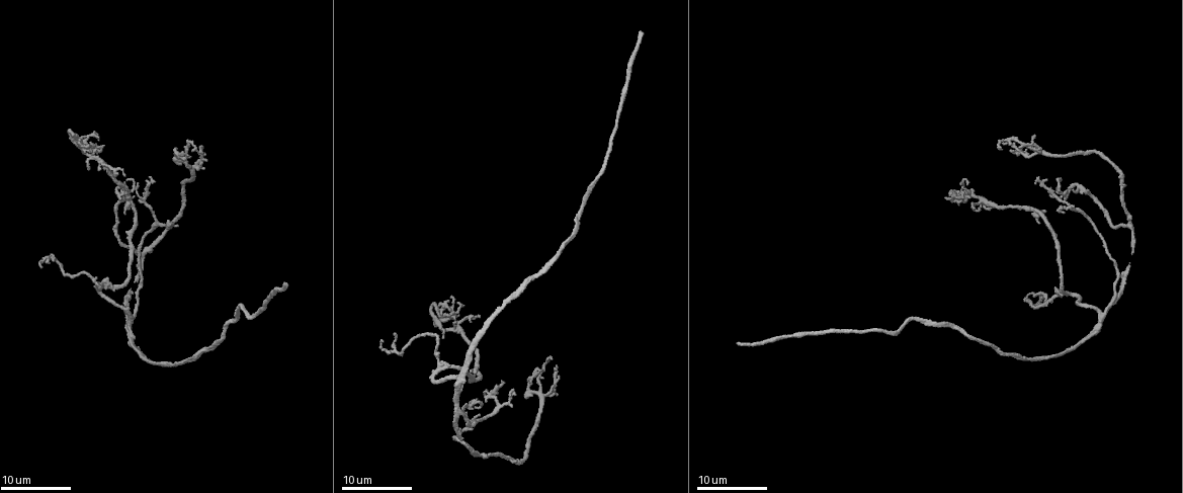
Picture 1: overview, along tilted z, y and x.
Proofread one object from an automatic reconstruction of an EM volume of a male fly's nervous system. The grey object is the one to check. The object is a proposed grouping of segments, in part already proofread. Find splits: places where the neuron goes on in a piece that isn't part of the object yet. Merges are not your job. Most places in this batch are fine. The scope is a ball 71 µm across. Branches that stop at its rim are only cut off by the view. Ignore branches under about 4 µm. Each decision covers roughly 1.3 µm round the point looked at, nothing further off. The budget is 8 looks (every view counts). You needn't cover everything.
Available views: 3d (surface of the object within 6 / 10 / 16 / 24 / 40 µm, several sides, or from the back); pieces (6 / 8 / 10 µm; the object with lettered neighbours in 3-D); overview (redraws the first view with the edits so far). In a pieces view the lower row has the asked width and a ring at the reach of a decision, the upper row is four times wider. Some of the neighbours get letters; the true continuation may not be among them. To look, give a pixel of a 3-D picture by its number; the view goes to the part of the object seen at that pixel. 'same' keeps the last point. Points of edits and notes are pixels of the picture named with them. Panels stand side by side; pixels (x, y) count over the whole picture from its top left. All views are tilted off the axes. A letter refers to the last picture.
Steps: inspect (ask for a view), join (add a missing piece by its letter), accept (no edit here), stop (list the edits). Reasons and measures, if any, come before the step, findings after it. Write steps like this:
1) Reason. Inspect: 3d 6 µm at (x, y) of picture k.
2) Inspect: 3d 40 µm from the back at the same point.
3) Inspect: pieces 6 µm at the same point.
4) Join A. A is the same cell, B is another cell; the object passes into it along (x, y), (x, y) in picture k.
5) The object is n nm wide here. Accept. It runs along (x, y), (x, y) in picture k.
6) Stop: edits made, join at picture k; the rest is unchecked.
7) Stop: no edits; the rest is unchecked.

Free end. Inspect: pieces 8 µm at (1060, 180) of picture 1.

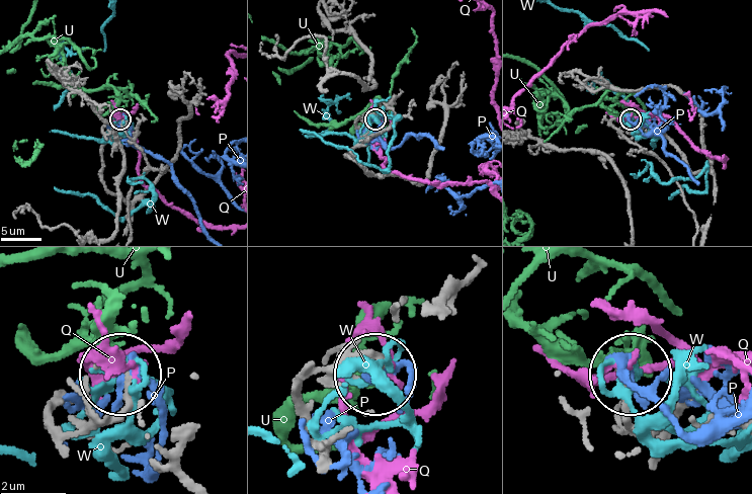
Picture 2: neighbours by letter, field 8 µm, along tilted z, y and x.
Accept. P, Q, U and W are other cells; none of them fits.

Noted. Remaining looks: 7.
Tapers out. Inspect: pieces 8 µm at (192, 149) of picture 1.

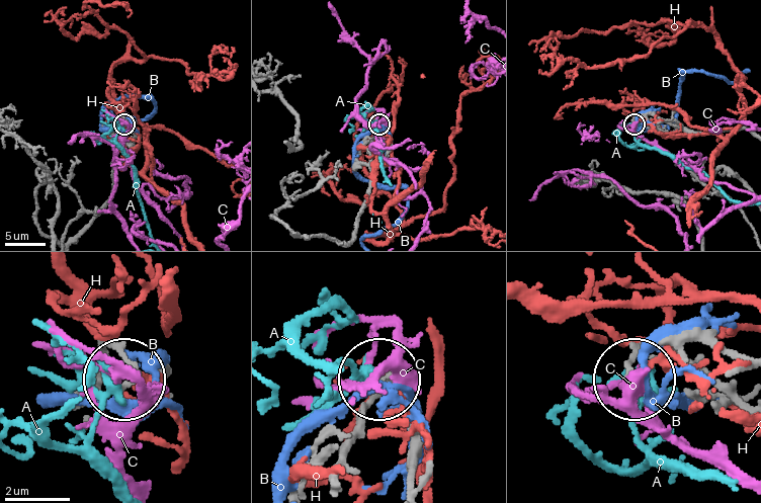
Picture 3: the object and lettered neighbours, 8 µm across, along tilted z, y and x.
Accept. A, B, C and H are other cells; no lettered piece goes on from it.

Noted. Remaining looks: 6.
Free end. Inspect: pieces 10 µm at (1037, 180) of picture 1.

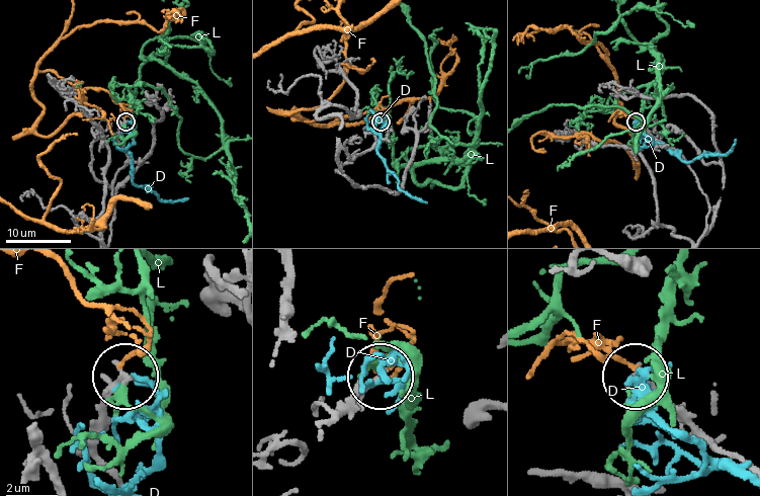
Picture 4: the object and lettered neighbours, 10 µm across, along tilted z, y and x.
Accept. D, F and L are other cells; no lettered piece goes on from it.

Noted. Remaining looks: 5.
Free end. Inspect: pieces 10 µm at (170, 223) of picture 1.

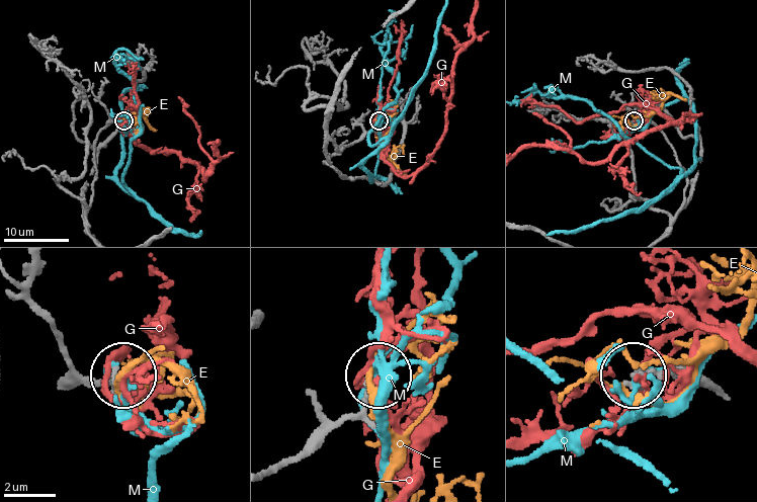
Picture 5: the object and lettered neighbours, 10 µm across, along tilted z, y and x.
Accept. E, G and M are other cells; none of them fits.

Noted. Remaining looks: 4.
Stop: no edits; the rest is unchecked.

